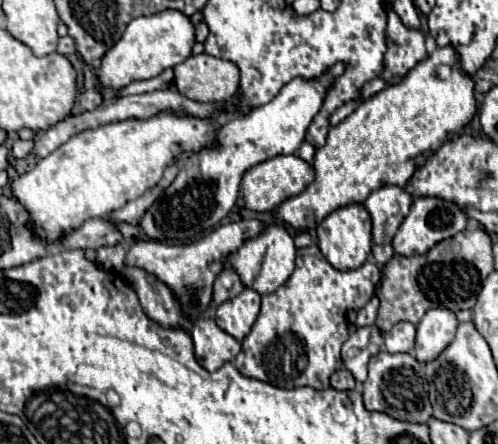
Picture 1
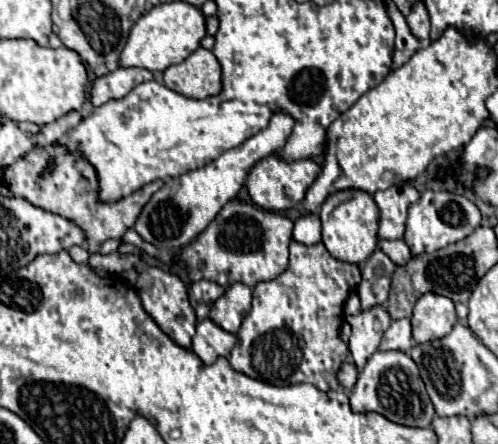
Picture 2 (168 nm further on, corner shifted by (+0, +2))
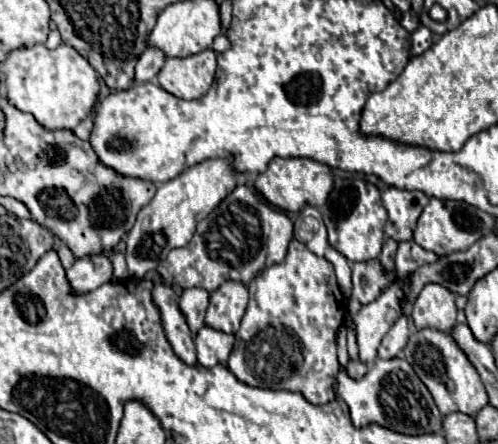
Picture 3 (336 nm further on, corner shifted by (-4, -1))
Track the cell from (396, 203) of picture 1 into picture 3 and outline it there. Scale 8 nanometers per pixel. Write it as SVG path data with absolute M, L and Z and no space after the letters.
M387 187L381 195L383 207L389 213L385 235L395 239L397 243L409 241L413 237L413 227L423 211L423 207L429 203L429 197L421 191L409 191L409 189L397 189Z

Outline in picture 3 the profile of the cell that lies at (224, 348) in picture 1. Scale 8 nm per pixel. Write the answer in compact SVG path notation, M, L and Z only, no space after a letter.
M203 327L195 337L199 365L203 367L215 367L217 363L225 365L233 349L233 341L235 341L235 335L227 335L223 331Z

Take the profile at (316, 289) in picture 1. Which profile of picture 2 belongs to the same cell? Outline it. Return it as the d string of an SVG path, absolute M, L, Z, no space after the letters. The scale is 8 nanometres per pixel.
M291 240L285 272L253 286L251 310L241 322L239 342L229 356L231 368L273 386L309 382L323 392L339 390L337 370L349 354L339 338L343 304L359 282L359 268L335 260L321 242L305 246Z

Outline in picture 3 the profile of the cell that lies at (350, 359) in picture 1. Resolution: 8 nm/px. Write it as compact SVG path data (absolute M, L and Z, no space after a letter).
M393 281L373 303L367 303L357 315L351 317L357 335L359 357L365 365L371 365L377 359L377 347L381 345L381 339L403 313L401 305L405 305L403 289L399 281Z

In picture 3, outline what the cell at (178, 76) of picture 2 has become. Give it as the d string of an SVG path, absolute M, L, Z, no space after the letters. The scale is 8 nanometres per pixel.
M205 49L187 59L167 57L157 79L165 91L179 99L199 99L213 85L215 67L215 51Z

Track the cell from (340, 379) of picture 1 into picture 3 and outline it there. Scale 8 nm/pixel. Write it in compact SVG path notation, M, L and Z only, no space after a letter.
M349 361L347 367L345 367L345 371L347 371L347 375L351 379L361 379L367 373L367 367L361 361Z

